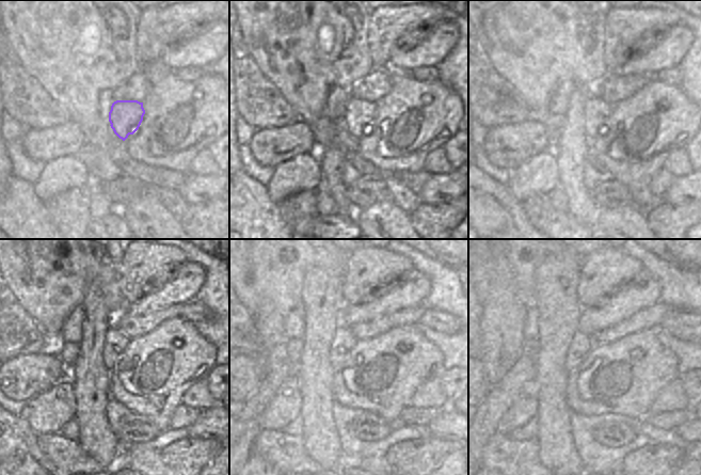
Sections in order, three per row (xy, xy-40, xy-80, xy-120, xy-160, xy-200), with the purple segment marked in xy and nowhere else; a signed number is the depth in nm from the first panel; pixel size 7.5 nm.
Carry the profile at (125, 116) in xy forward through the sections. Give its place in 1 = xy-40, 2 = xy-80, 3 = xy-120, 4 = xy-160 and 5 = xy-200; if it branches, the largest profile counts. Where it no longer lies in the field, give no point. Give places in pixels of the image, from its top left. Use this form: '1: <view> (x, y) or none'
1: xy-40 (360, 113)
2: xy-80 (598, 111)
3: xy-120 (114, 342)
4: xy-160 (344, 341)
5: xy-200 (580, 345)

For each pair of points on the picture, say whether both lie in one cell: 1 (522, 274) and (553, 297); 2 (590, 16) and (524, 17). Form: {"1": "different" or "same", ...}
{"1": "different", "2": "same"}

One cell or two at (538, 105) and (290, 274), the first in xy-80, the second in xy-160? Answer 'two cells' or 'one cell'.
one cell

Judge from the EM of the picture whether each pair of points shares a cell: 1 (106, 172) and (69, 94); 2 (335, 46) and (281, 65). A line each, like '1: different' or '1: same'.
1: different
2: same

